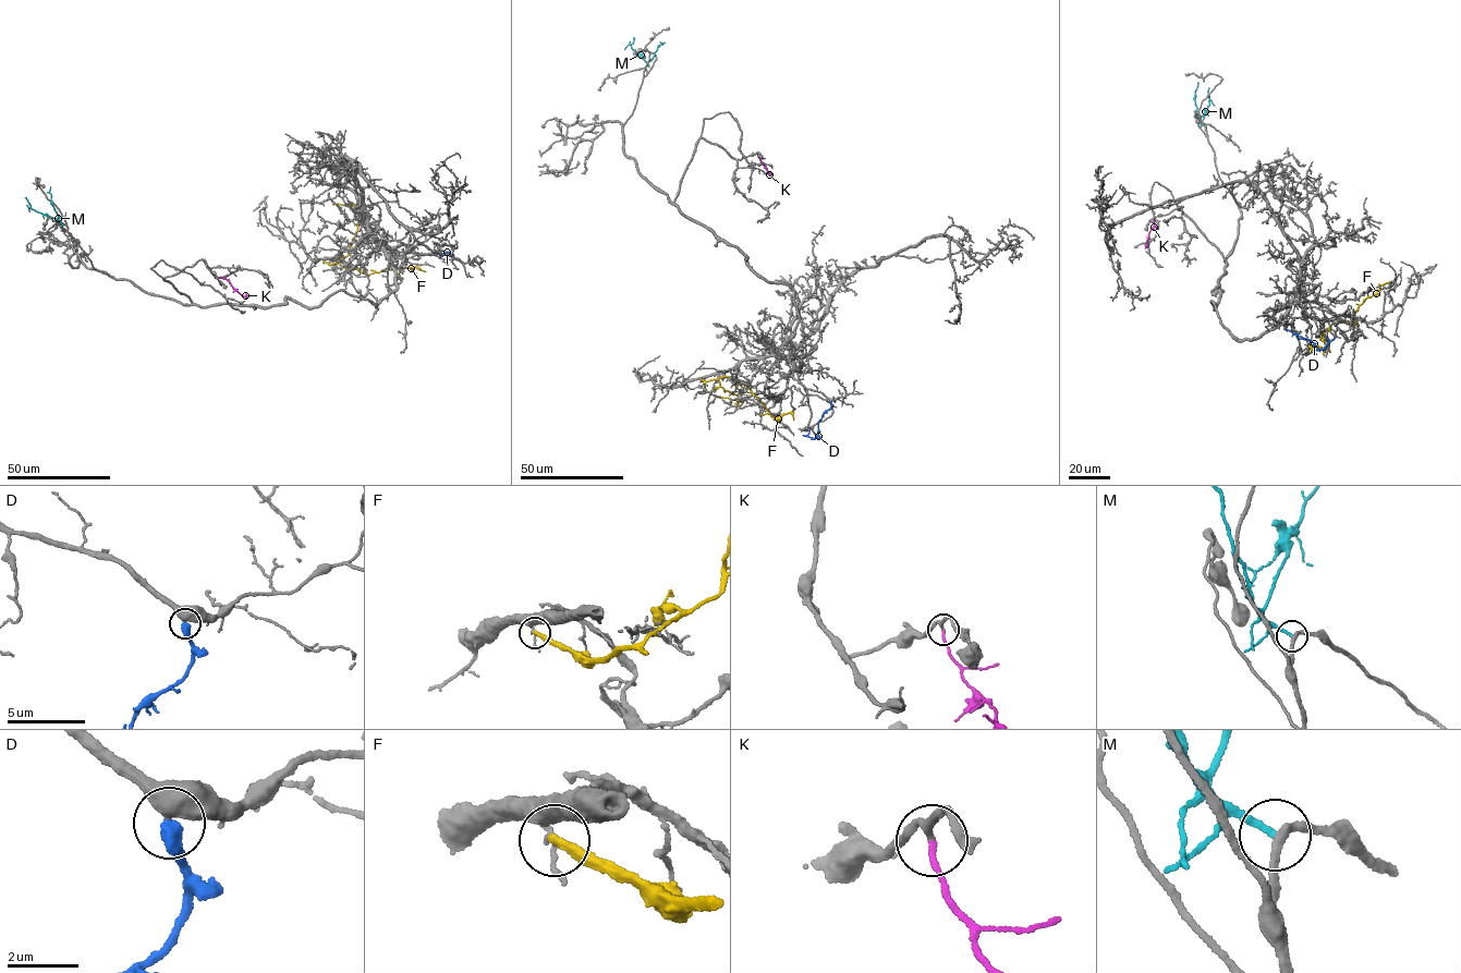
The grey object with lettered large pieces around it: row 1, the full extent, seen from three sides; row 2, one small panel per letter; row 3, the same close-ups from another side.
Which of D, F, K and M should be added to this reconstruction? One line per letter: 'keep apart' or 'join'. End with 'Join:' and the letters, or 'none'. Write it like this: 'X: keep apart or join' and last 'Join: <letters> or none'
D: join
F: keep apart
K: join
M: keep apart
Join: D, K

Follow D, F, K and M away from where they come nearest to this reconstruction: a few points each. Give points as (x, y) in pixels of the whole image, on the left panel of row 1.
D: (436, 253), (451, 255), (437, 243)
F: (323, 260), (367, 275), (415, 266), (425, 271)
K: (218, 277), (228, 280), (244, 296), (246, 294)
M: (60, 222), (35, 210), (25, 197)

